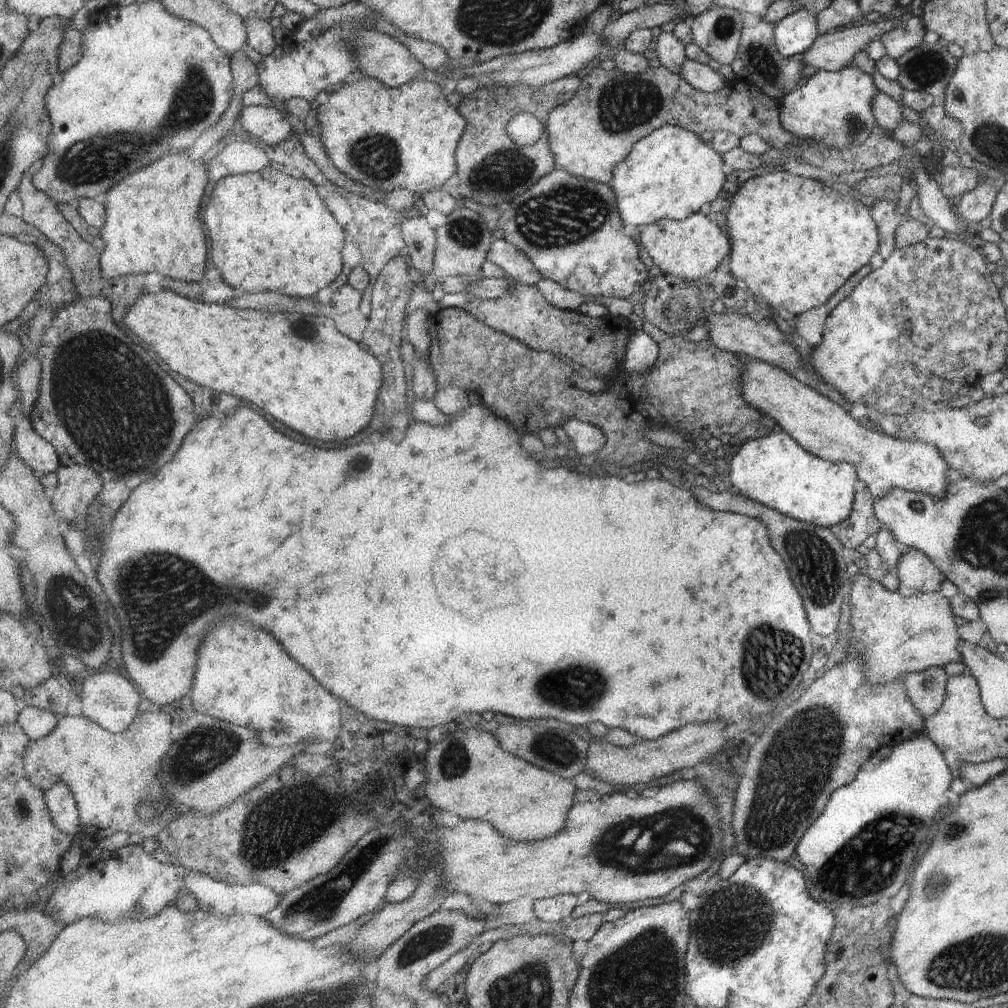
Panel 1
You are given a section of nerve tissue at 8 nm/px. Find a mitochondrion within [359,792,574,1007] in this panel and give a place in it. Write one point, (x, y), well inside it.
(423, 944)

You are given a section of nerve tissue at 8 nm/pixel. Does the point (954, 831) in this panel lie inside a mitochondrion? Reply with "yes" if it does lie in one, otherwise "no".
yes

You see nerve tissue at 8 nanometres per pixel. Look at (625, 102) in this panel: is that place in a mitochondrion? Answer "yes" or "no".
yes

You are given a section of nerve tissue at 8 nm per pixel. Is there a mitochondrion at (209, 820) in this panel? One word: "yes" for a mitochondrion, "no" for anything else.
no

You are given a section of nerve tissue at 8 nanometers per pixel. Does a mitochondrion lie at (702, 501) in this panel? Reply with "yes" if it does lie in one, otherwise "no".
no

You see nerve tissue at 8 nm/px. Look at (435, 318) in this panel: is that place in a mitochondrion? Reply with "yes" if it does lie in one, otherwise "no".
no

